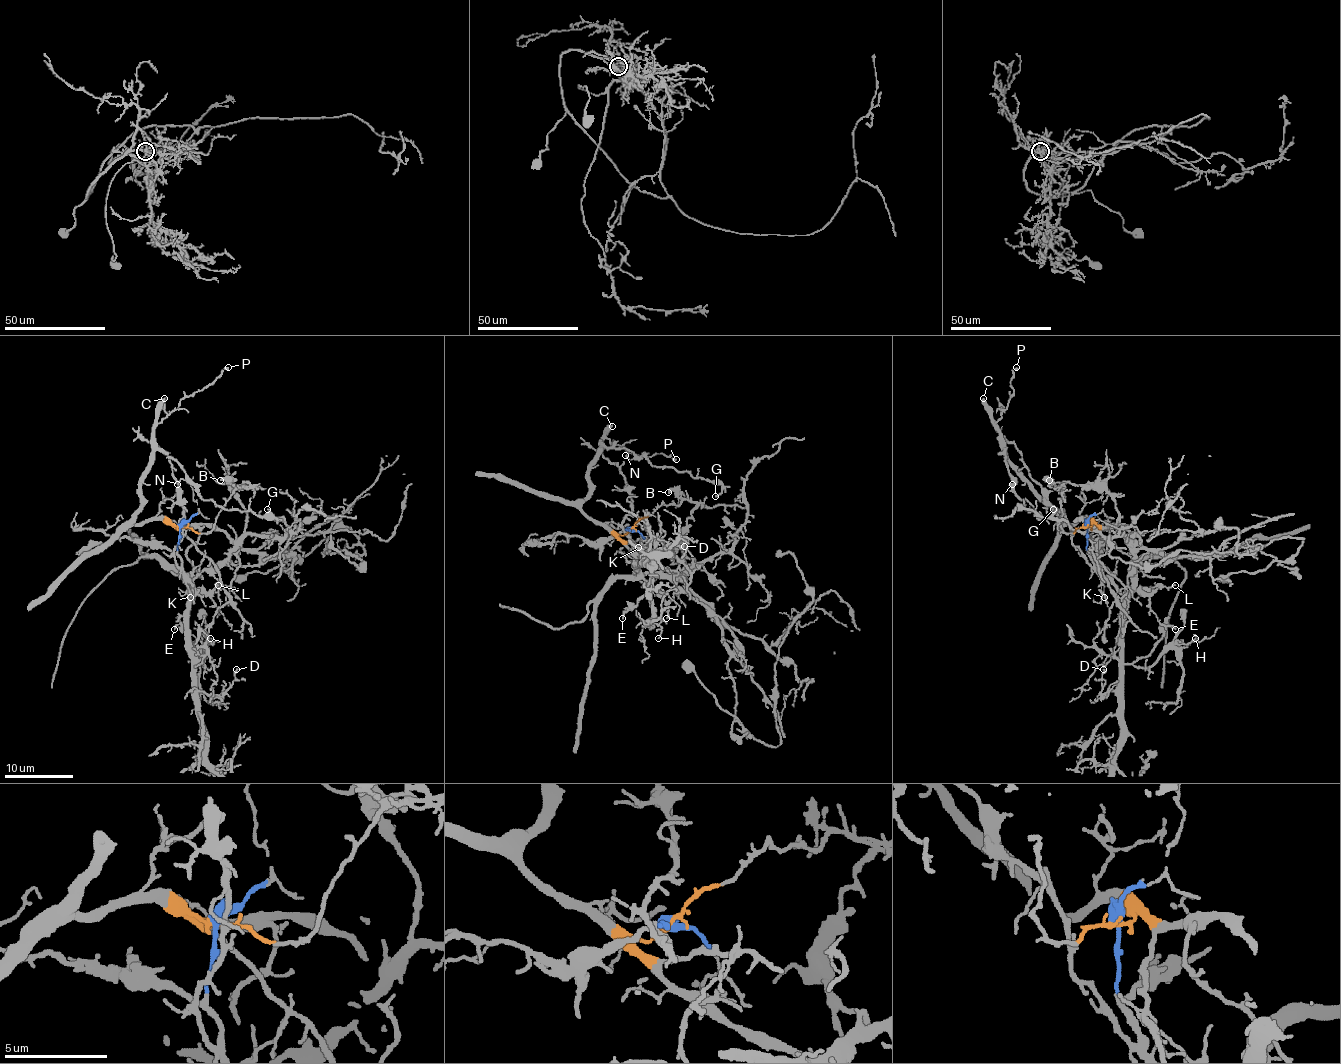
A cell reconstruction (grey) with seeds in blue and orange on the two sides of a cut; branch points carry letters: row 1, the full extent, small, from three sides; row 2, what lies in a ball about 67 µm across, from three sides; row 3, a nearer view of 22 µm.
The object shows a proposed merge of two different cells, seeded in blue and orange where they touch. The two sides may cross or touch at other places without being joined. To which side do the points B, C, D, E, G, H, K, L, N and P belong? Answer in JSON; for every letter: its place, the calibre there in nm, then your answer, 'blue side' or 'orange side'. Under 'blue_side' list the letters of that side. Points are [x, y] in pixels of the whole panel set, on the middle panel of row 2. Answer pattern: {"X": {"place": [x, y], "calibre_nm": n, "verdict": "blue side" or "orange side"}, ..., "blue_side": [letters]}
{"B": {"place": [668, 492], "calibre_nm": 260, "verdict": "orange side"}, "C": {"place": [612, 426], "calibre_nm": 400, "verdict": "orange side"}, "D": {"place": [684, 546], "calibre_nm": 180, "verdict": "blue side"}, "E": {"place": [622, 618], "calibre_nm": 140, "verdict": "blue side"}, "G": {"place": [715, 496], "calibre_nm": 120, "verdict": "orange side"}, "H": {"place": [658, 638], "calibre_nm": 110, "verdict": "blue side"}, "K": {"place": [638, 547], "calibre_nm": 110, "verdict": "blue side"}, "L": {"place": [666, 618], "calibre_nm": 170, "verdict": "blue side"}, "N": {"place": [625, 455], "calibre_nm": 130, "verdict": "orange side"}, "P": {"place": [676, 459], "calibre_nm": 240, "verdict": "orange side"}, "blue_side": ["D", "E", "H", "K", "L"]}

